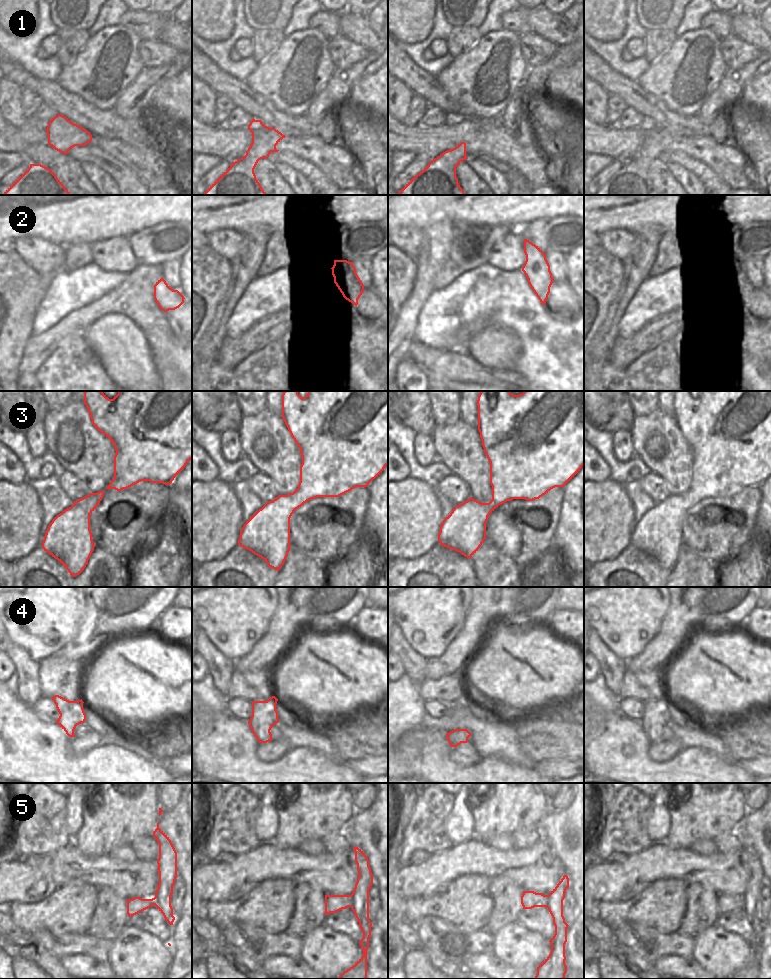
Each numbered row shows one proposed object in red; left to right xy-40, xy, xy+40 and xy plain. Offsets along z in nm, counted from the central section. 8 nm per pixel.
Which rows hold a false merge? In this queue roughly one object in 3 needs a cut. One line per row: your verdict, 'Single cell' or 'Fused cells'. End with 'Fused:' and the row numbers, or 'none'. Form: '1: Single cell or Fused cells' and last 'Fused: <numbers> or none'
1: Single cell
2: Single cell
3: Single cell
4: Single cell
5: Fused cells
Fused: 5.

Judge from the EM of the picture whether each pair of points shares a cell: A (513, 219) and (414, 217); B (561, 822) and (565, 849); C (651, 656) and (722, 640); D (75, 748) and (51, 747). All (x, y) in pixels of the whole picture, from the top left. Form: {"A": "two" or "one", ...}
{"A": "one", "B": "one", "C": "two", "D": "two"}

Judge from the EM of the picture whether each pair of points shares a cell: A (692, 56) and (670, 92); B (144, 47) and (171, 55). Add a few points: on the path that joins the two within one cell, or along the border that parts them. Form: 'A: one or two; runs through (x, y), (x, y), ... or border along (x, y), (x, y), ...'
A: one; runs through (692, 65), (679, 83)
B: one; runs through (151, 53), (164, 54)

